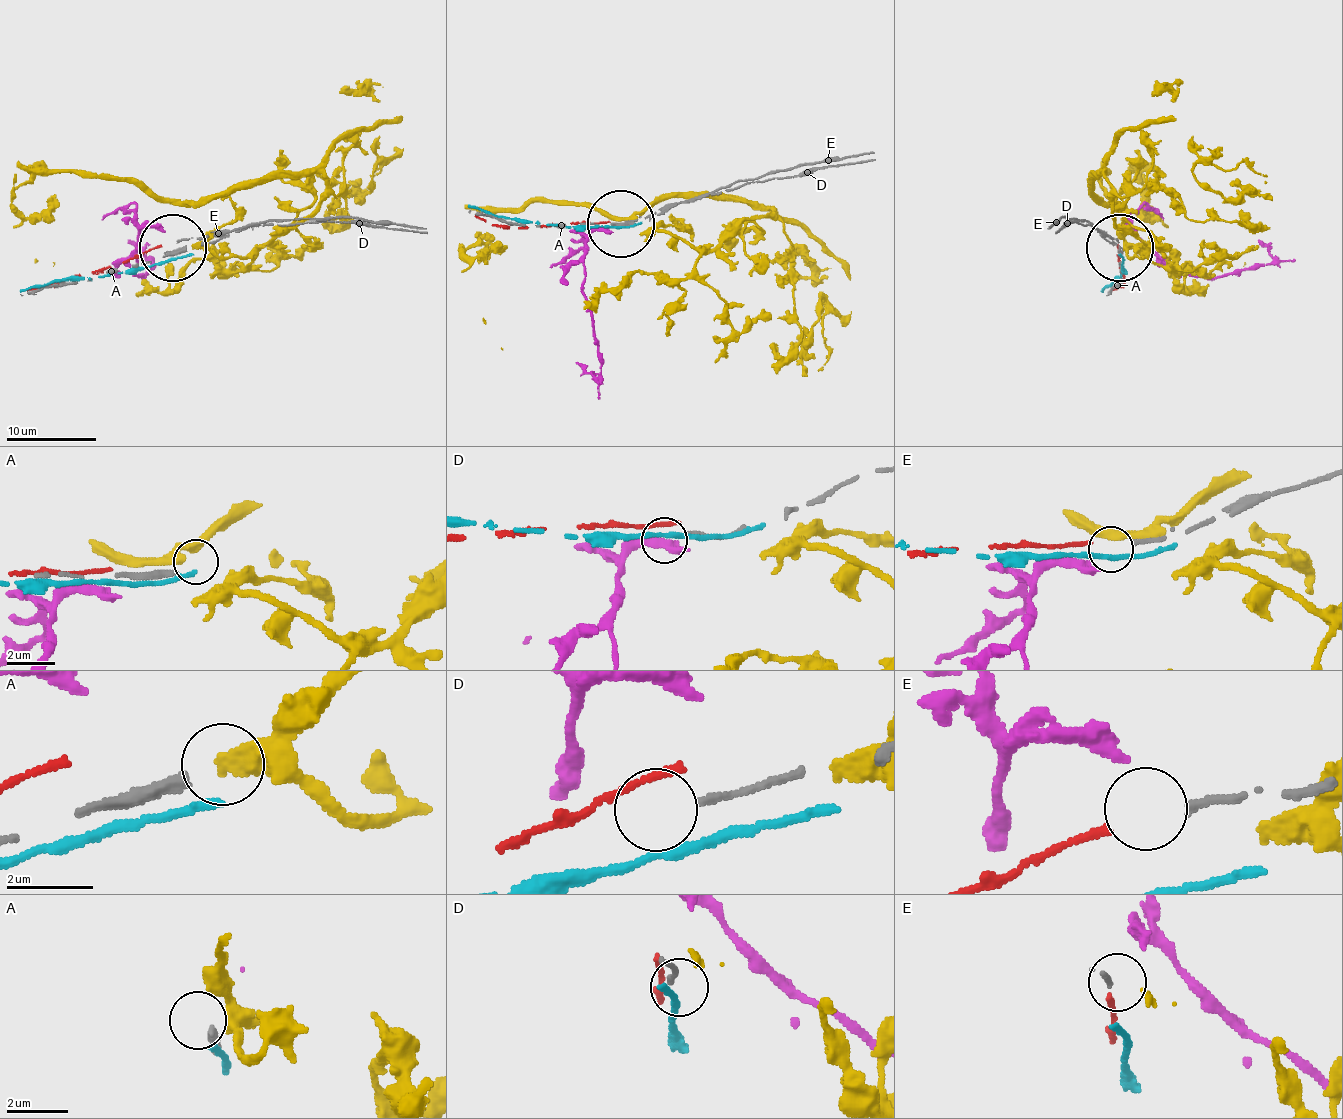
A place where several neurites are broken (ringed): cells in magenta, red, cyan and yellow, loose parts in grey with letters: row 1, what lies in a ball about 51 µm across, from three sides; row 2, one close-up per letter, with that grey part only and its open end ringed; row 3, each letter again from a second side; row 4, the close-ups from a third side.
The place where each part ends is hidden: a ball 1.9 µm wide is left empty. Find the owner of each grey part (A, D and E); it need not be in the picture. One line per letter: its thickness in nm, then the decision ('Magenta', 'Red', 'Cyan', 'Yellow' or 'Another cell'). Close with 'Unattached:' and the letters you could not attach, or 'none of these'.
A: Thickness 280 nm. Another cell
D: Thickness 150 nm. Another cell
E: Thickness 170 nm. Another cell
Unattached: A, D, E

